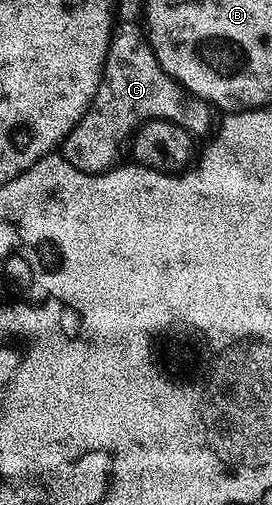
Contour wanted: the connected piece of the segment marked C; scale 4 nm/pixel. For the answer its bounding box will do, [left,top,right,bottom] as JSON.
[60,23,215,172]

